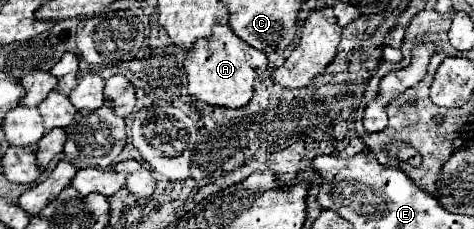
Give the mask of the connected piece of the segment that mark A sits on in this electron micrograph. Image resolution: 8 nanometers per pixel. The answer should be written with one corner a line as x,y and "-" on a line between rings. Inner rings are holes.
215,25
211,37
199,39
185,57
185,73
189,81
189,95
209,105
221,107
243,107
253,97
253,81
267,69
267,55
259,49
249,47
243,39
237,39
229,25

